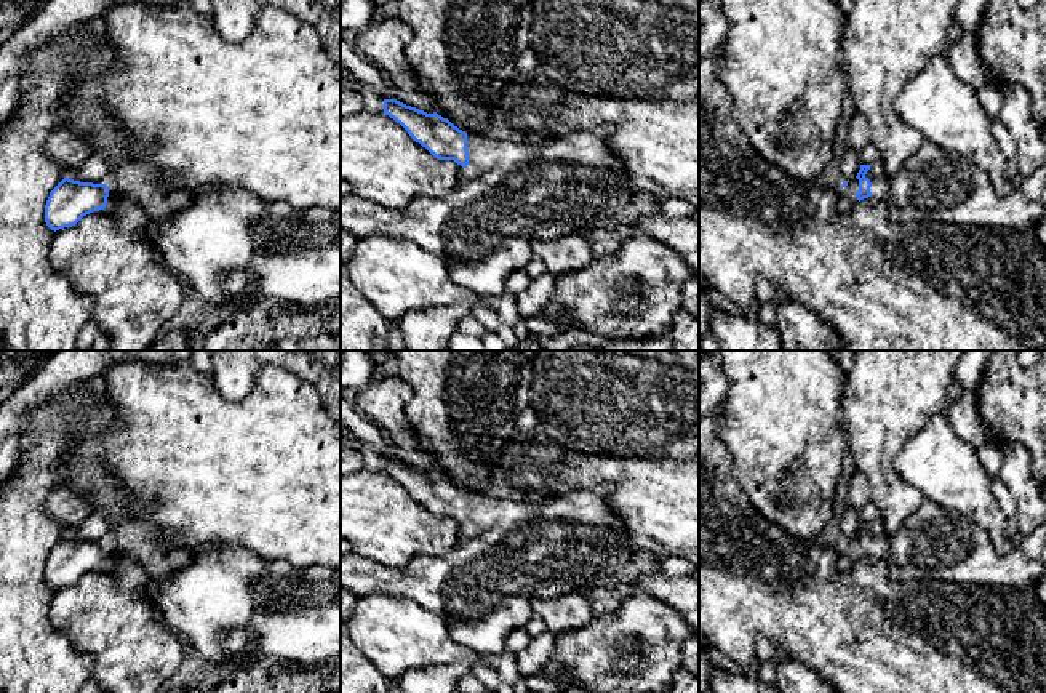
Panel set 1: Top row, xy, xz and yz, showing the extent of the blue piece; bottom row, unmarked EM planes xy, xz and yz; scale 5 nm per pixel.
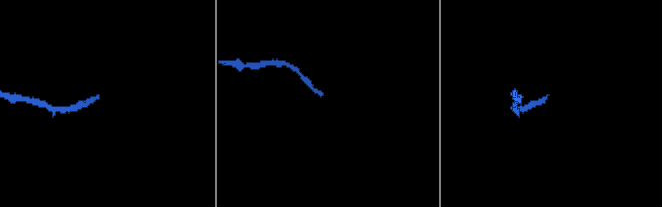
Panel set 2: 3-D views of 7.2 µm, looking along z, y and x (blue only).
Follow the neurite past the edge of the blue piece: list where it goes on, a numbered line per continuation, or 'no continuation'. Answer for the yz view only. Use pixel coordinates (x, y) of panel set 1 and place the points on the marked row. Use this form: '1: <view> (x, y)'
1: yz (933, 186)

